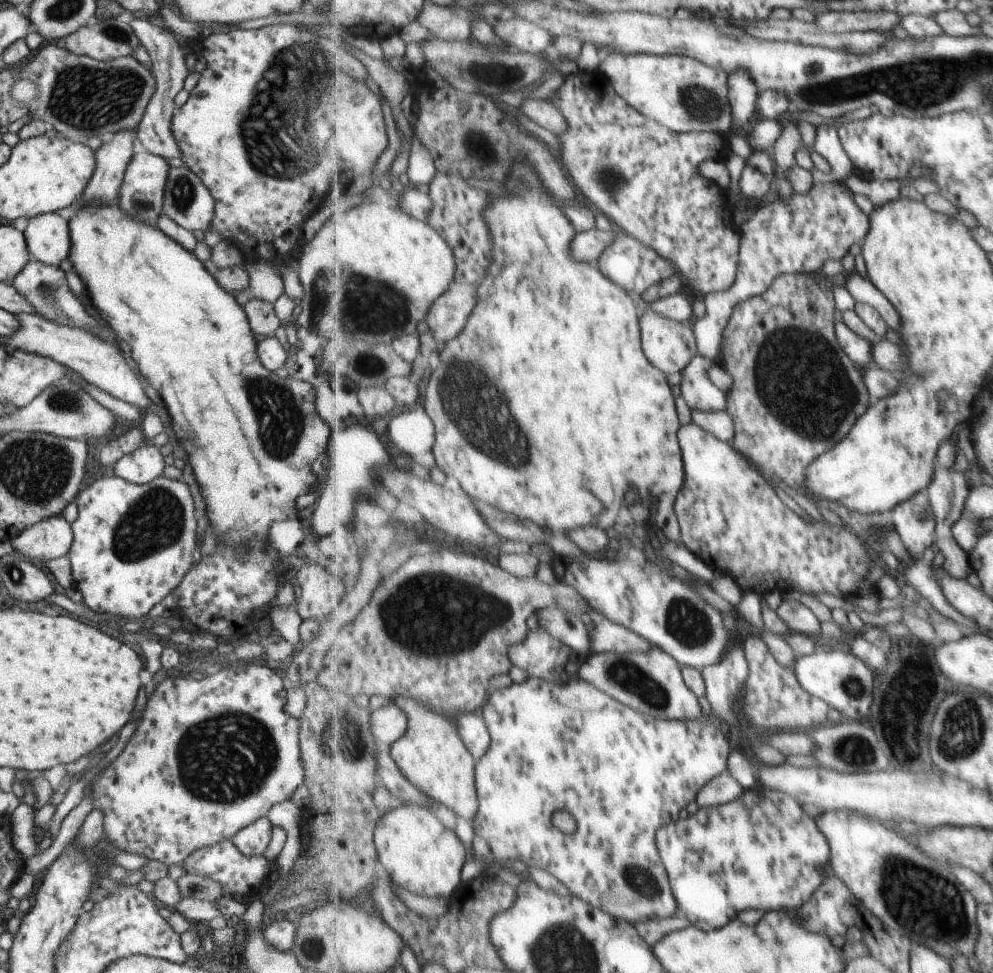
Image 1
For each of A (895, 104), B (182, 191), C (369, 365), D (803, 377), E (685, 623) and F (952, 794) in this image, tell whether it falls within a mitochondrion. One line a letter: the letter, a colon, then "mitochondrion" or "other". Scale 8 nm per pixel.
A: mitochondrion
B: mitochondrion
C: mitochondrion
D: mitochondrion
E: mitochondrion
F: other

